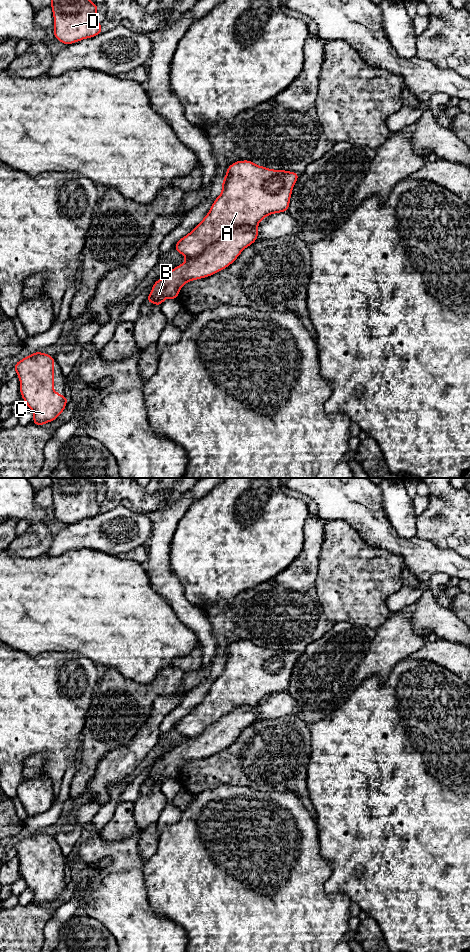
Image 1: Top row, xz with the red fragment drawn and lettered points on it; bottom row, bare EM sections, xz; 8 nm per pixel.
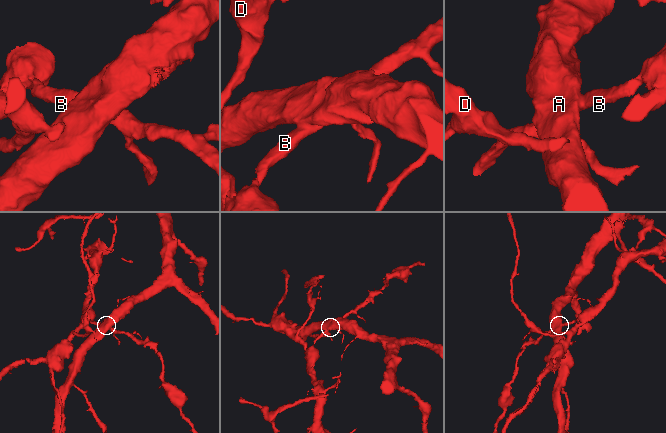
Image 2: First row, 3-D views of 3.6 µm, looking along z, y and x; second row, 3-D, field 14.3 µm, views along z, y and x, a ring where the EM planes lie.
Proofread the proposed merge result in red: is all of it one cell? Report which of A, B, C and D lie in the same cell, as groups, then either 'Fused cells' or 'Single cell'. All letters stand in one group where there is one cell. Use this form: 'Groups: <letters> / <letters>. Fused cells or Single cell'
Groups: A / B C D. Fused cells

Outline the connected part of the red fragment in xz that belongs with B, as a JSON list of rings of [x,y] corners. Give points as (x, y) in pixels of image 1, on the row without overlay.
[[[241,706],[220,718],[210,725],[200,736],[188,738],[181,745],[166,753],[162,759],[158,759],[152,767],[146,781],[161,786],[166,778],[178,780],[178,773],[185,763],[205,757],[209,757],[232,744],[240,733],[253,724],[258,717],[258,707]]]

